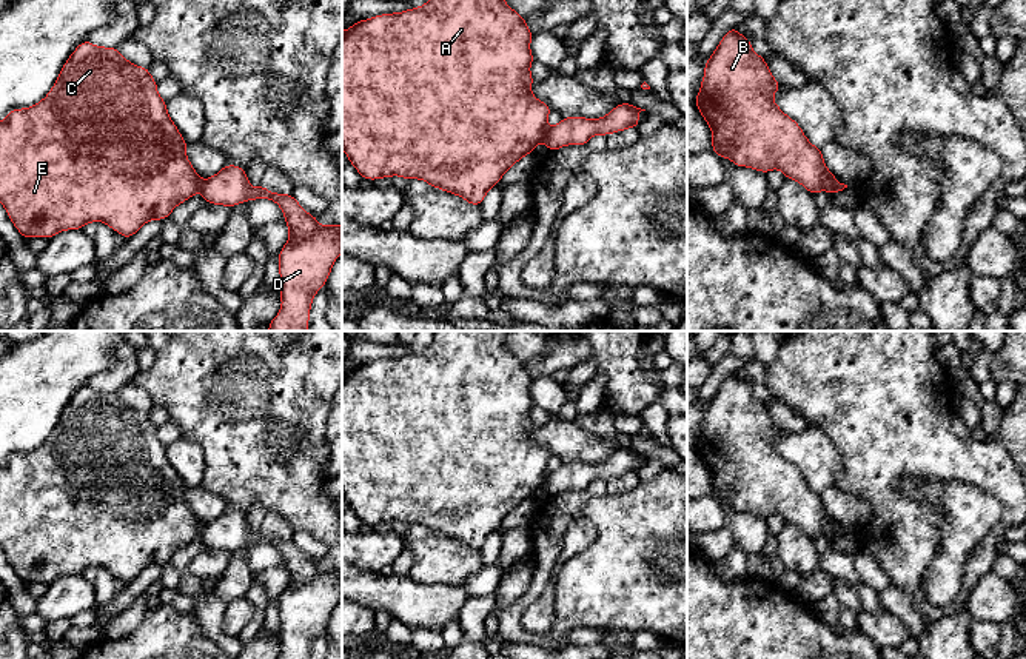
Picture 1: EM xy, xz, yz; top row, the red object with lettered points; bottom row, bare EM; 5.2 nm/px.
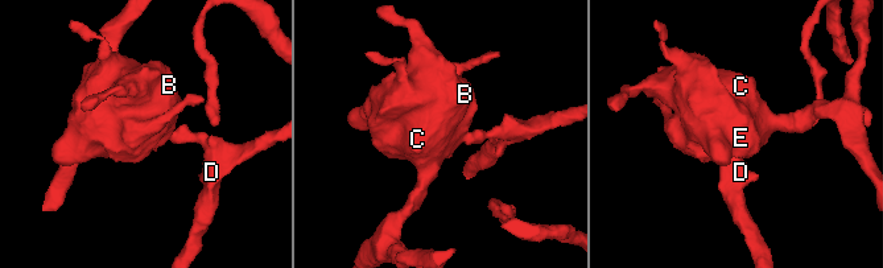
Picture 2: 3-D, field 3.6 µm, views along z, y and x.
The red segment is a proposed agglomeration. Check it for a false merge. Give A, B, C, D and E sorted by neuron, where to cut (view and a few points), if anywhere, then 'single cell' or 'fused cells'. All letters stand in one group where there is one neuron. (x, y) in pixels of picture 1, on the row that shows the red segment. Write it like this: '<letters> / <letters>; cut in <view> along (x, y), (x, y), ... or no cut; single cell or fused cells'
A B C E / D; cut in xz along (549, 128), (543, 140); fused cells

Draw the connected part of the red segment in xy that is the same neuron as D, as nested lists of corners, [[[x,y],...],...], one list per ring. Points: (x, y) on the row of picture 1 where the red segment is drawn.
[[[225,165],[213,177],[202,180],[199,191],[206,203],[228,208],[256,199],[279,205],[290,236],[277,254],[282,306],[268,323],[268,331],[308,331],[311,302],[342,253],[342,225],[319,225],[317,217],[308,214],[293,194],[277,194],[263,185],[253,188],[245,168],[237,165]]]

